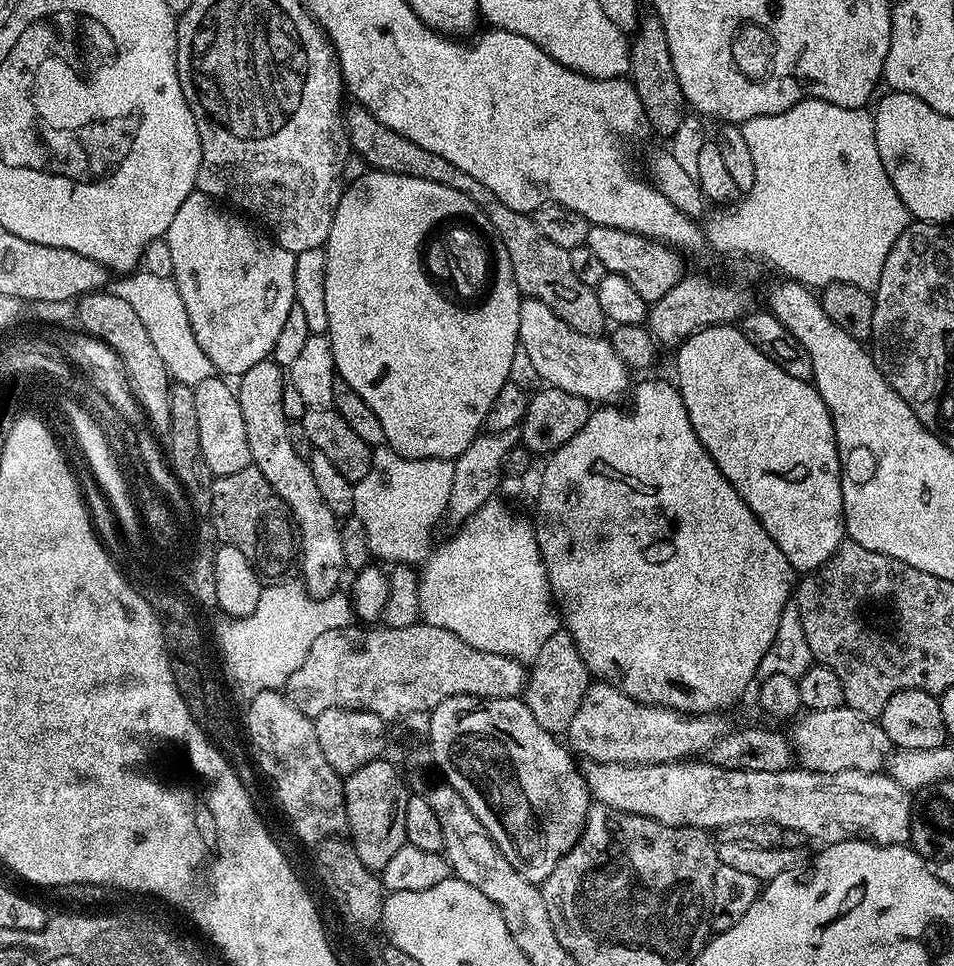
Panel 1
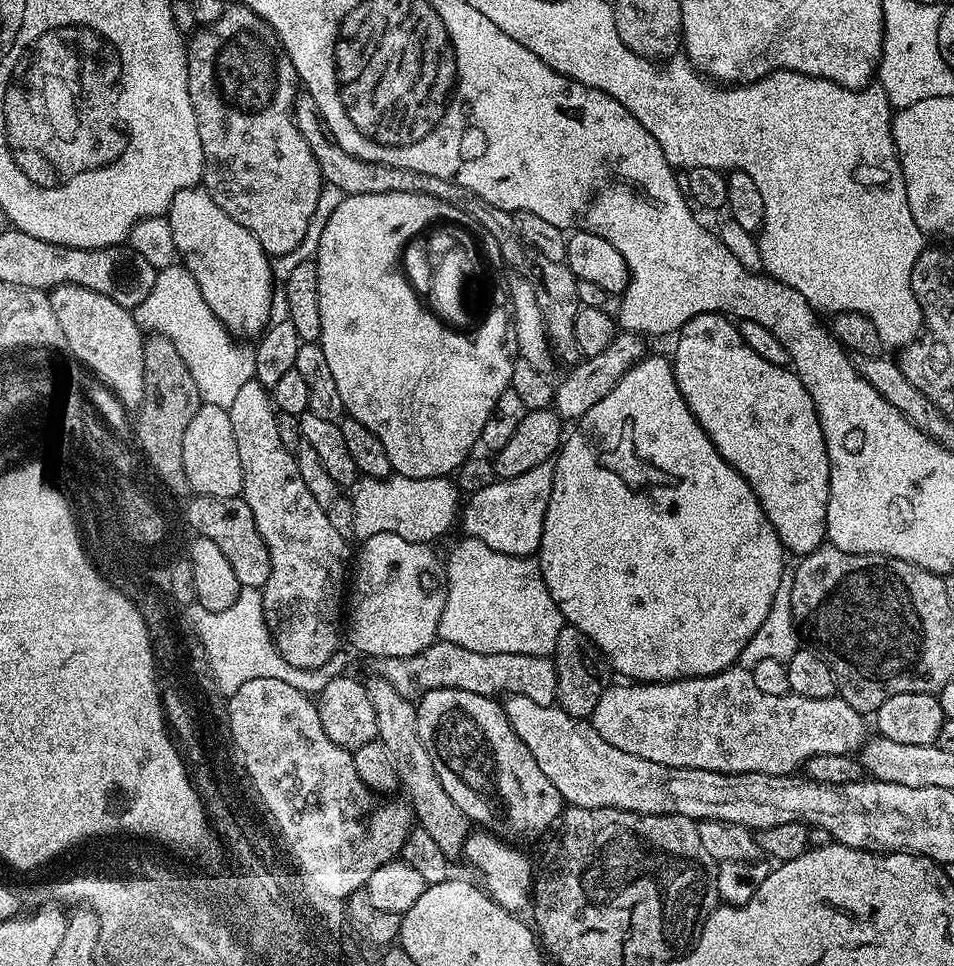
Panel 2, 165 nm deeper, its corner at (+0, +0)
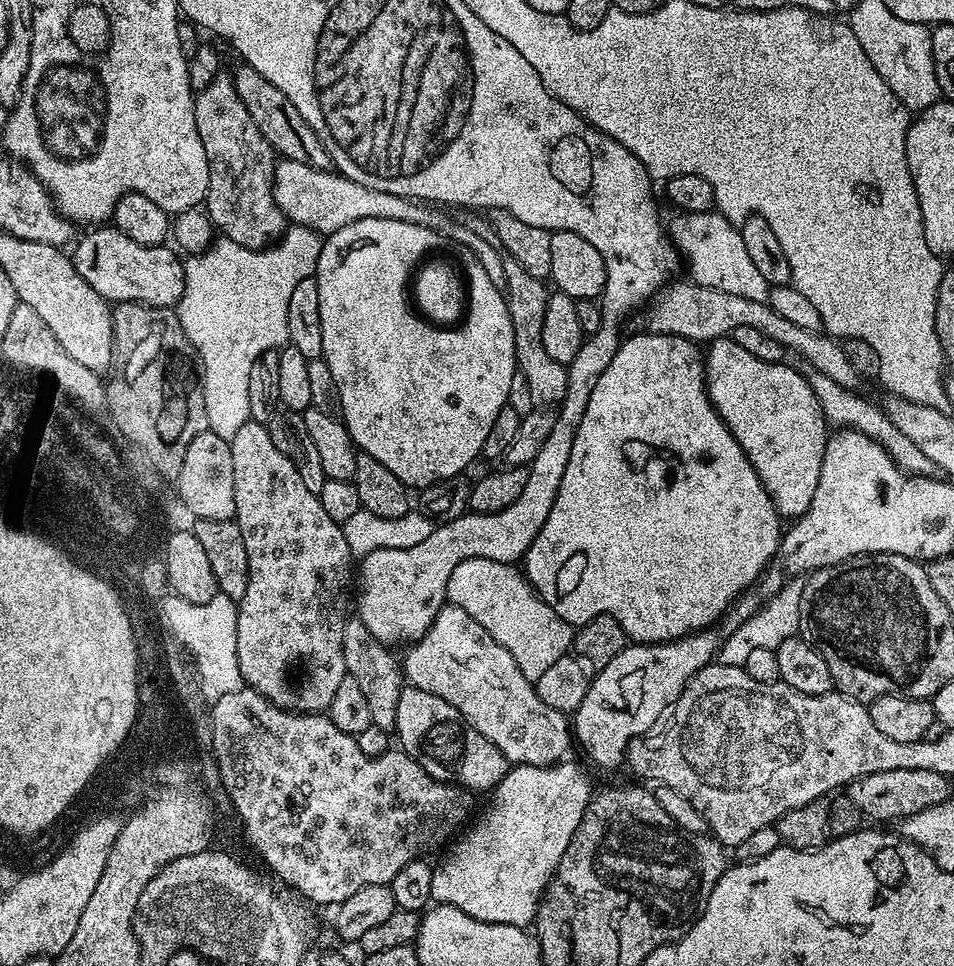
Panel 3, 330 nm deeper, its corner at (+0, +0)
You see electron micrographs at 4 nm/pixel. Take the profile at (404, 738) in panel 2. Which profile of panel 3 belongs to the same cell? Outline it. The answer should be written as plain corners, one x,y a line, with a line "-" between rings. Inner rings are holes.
348,618
344,621
342,630
342,654
344,655
344,671
354,678
366,697
372,724
391,733
396,727
398,718
398,694
406,686
401,661
395,656
393,649
387,644
378,642
370,630
358,618

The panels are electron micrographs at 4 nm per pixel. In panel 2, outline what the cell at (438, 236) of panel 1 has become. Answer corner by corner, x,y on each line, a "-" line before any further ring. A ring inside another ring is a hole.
354,194
345,196
342,202
338,202
338,210
330,214
330,222
326,222
326,230
322,230
314,263
318,270
318,314
322,314
322,334
318,343
322,354
326,354
326,363
330,365
334,383
338,386
345,413
362,422
366,430
378,434
378,442
382,442
395,475
406,478
451,477
473,455
480,443
482,426
486,426
486,418
490,418
490,410
494,410
494,402
498,402
498,397
512,382
512,308
508,304
505,277
500,277
500,268
503,269
505,263
498,242
494,242
492,235
477,220
470,218
470,214
430,194

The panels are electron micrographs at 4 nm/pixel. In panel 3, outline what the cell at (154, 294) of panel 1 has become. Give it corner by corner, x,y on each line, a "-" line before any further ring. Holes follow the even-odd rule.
292,224
285,227
284,235
279,240
269,244
266,248
247,248
246,246
238,246
238,242
233,240
216,238
209,244
205,252
189,255
184,260
184,289
182,290
180,303
176,305
174,311
176,317
180,319
180,325
186,334
186,338
190,340
197,356
200,358
200,366
204,378
204,397
206,398
208,428
214,434
218,434
218,438
229,442
232,441
234,434
238,434
238,429
250,419
250,366
254,366
254,362
258,362
258,358
263,352
279,350
289,343
286,310
290,306
290,294
294,291
294,286
298,286
298,282
302,282
302,278
316,275
316,263
322,254
323,245
324,240
321,233
310,230
301,224

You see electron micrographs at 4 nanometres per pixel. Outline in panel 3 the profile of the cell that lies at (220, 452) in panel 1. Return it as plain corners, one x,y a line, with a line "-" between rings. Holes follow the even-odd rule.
205,430
186,446
186,458
182,470
174,481
178,500
184,503
188,512
193,512
196,520
231,520
236,515
234,506
234,458
230,454
229,441
218,438
210,430

